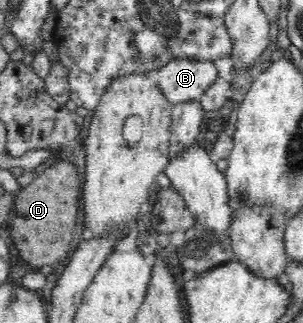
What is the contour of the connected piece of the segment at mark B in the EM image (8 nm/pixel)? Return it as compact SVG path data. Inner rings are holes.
M171 58L154 72L154 77L175 105L183 100L199 99L219 78L219 69L215 60Z

